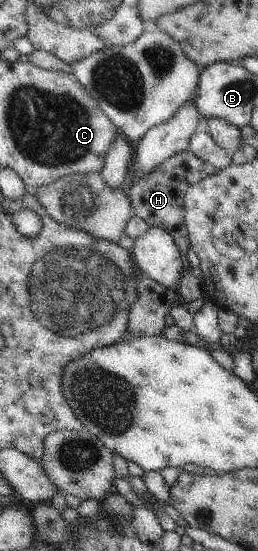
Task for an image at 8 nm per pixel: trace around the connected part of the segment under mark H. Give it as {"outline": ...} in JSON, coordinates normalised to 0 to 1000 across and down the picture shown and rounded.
{"outline":[[[733,272],[663,283],[655,290],[640,290],[624,301],[609,301],[609,309],[593,309],[570,323],[531,327],[523,334],[500,341],[508,350],[512,390],[539,392],[562,399],[585,412],[640,414],[686,443],[705,463],[736,457],[733,436],[725,436],[725,417],[717,417],[717,377],[709,359],[717,348],[764,330],[779,330],[787,323],[818,319],[841,312],[841,305],[810,294],[760,287]]]}

